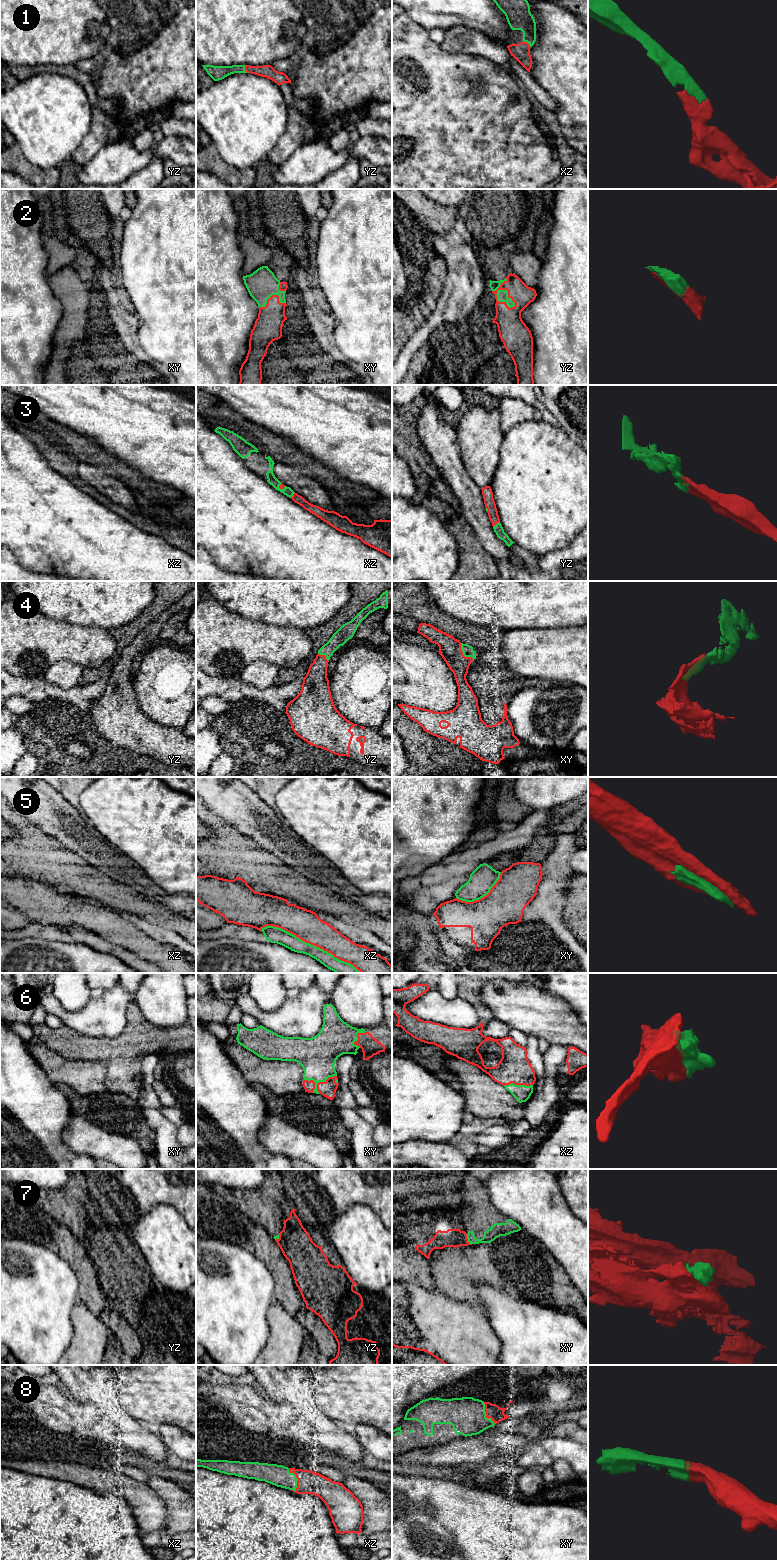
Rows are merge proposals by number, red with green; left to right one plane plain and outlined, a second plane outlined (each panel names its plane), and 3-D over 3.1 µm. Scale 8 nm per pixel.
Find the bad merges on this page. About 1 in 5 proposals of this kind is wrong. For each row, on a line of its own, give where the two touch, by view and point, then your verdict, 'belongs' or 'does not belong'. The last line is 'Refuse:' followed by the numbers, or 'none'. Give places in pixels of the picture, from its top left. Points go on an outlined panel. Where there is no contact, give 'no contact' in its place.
1: meets red in xz at (527, 43); belongs
2: meets red in yz at (496, 295); belongs
3: meets red in yz at (496, 523); belongs
4: meets red in xy at (462, 654); belongs
5: meets red in xz at (311, 944); does not belong
6: meets red in xy at (320, 1082); belongs
7: meets red in xy at (467, 1239); belongs
8: meets red in xz at (297, 1478); belongs
Refuse: 5

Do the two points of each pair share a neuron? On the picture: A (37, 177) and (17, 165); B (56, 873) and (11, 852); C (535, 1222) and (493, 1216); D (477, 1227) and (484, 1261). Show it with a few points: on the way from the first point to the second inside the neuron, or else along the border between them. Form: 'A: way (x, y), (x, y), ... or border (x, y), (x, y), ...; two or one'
A: way (32, 174), (22, 167); one
B: way (45, 862), (36, 854), (22, 854); one
C: border (491, 1202), (509, 1218); two
D: border (489, 1243), (472, 1243), (457, 1247); two

